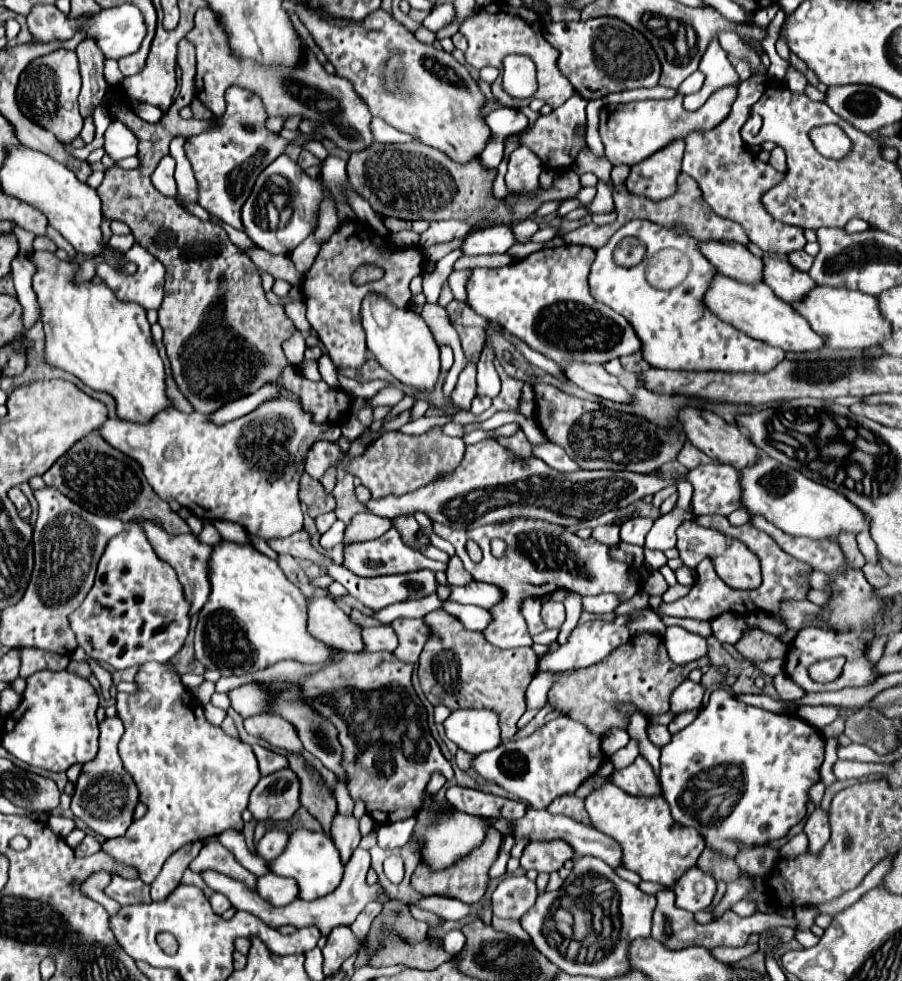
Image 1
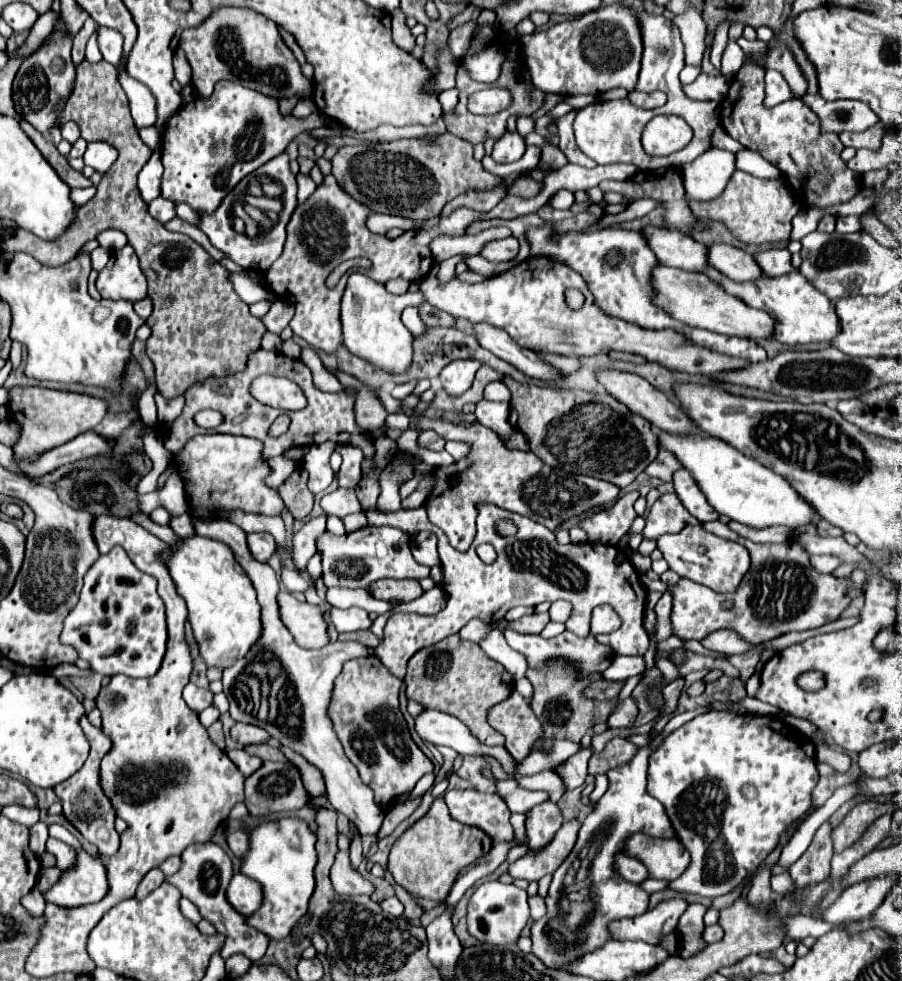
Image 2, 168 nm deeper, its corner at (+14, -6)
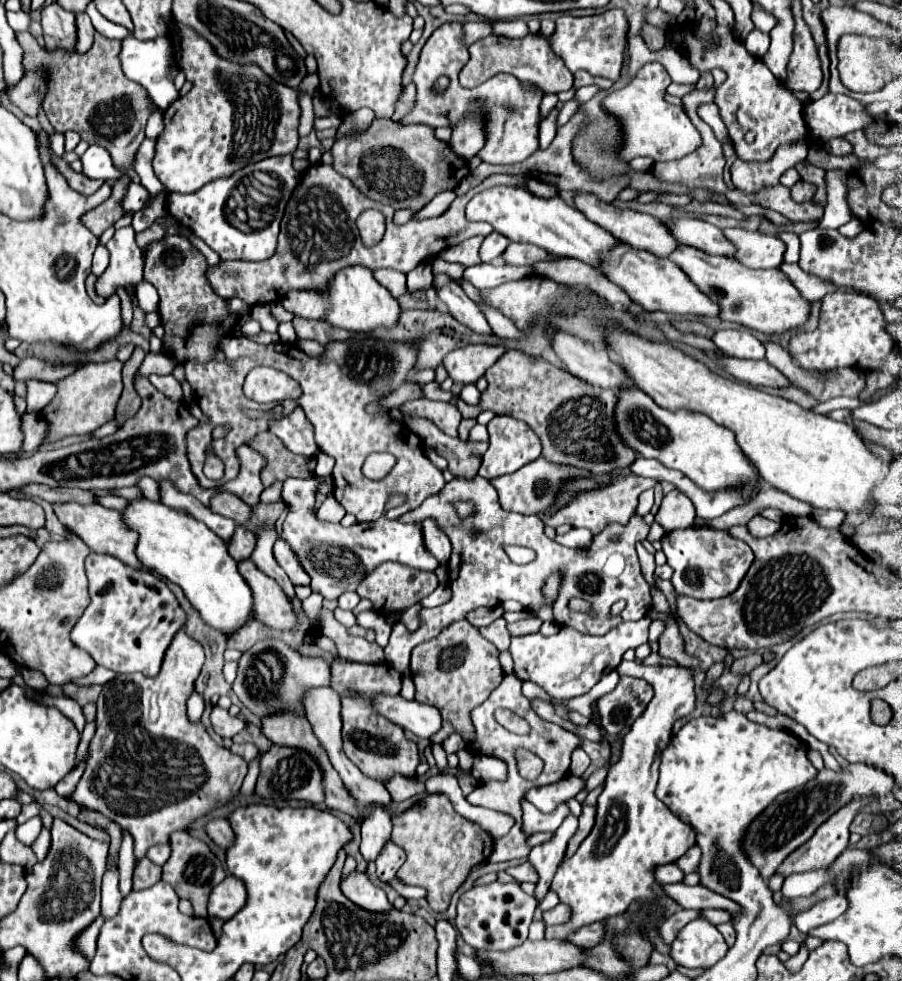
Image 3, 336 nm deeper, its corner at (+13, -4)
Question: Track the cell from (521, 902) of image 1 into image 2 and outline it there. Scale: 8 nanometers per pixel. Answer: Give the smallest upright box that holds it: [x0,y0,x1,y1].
[467,881,529,945]

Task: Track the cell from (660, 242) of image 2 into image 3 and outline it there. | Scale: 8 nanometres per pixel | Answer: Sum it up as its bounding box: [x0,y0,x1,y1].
[576,195,682,257]

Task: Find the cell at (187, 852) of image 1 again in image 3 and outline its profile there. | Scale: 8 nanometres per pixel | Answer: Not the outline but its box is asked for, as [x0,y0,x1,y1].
[132,859,162,891]

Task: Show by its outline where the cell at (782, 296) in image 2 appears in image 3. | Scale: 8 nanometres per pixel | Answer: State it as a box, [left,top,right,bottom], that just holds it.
[670,245,812,335]

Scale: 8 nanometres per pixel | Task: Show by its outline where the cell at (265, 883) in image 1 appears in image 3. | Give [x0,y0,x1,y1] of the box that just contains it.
[208,875,248,921]

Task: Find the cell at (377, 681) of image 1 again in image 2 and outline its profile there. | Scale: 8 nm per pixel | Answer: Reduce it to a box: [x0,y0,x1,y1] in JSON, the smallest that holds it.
[329,657,433,807]

